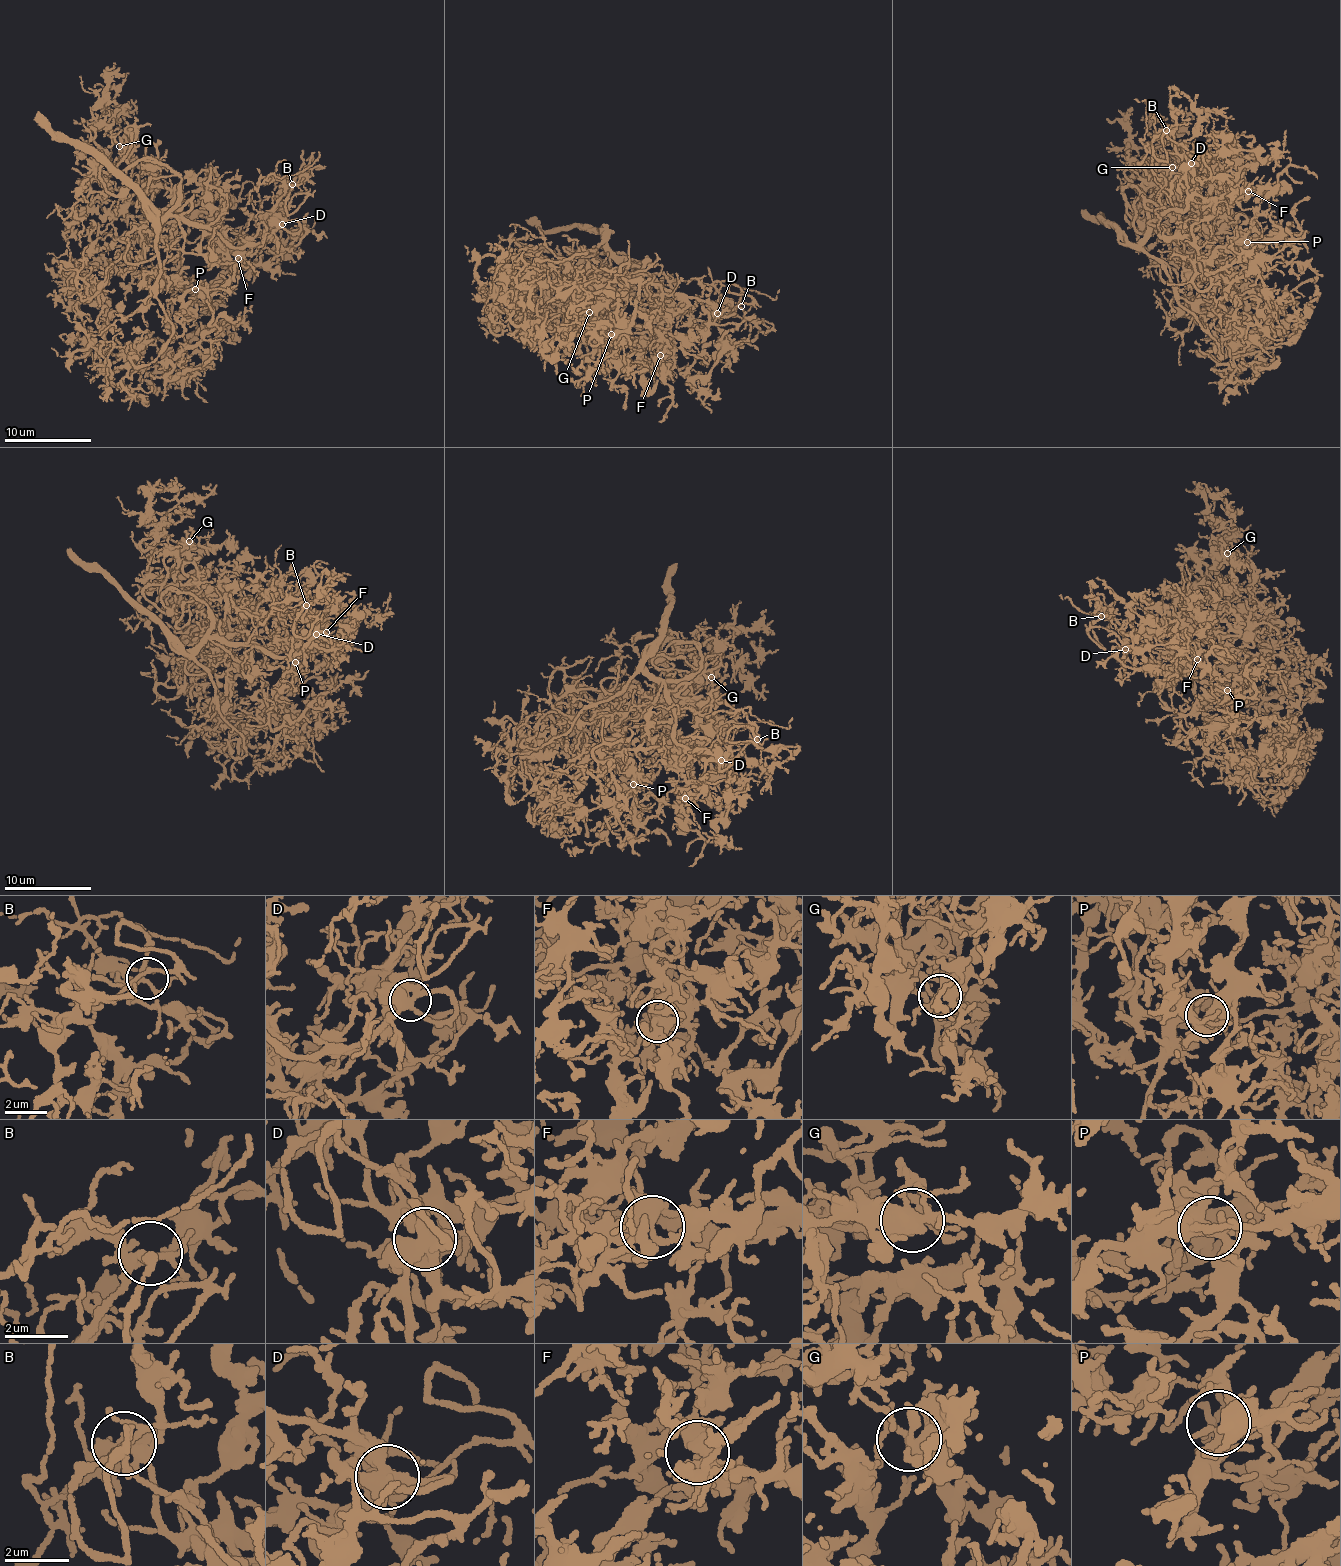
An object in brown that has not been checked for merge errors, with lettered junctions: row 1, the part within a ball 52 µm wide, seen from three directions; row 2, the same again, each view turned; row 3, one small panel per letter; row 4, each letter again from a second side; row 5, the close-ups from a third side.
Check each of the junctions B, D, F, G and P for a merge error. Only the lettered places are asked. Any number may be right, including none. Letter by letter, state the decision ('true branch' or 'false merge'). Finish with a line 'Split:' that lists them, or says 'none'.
B: true branch
D: true branch
F: true branch
G: true branch
P: true branch
Split: none

